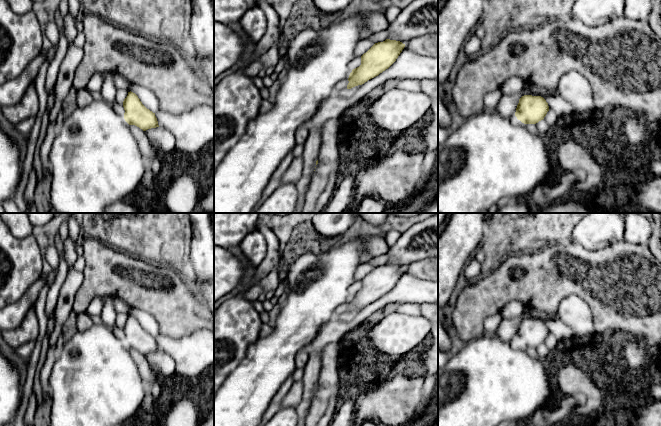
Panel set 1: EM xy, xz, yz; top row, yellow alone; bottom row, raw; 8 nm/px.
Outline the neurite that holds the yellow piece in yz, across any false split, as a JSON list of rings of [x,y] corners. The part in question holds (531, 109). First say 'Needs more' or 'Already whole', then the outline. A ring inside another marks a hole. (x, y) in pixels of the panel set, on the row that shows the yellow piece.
Already whole. [[[524,95],[519,99],[515,116],[524,124],[536,124],[549,111],[546,100],[541,96]]]

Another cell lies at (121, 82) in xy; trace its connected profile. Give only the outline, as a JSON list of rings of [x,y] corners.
[[[114,74],[114,84],[117,89],[125,89],[130,92],[132,83],[122,75]]]

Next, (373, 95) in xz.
[[[389,79],[382,83],[381,85],[374,88],[372,91],[370,91],[365,97],[364,100],[366,102],[373,102],[377,100],[384,92],[396,88],[396,85],[400,82],[399,79]]]

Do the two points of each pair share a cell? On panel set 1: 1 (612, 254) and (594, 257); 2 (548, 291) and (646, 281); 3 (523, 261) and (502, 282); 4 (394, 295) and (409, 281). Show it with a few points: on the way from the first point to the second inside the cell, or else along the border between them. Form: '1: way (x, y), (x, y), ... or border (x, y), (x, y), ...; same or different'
1: way (608, 254), (598, 257); same
2: way (572, 283), (622, 283); same
3: way (516, 264), (507, 268), (507, 275); same
4: way (398, 292), (405, 285); same

